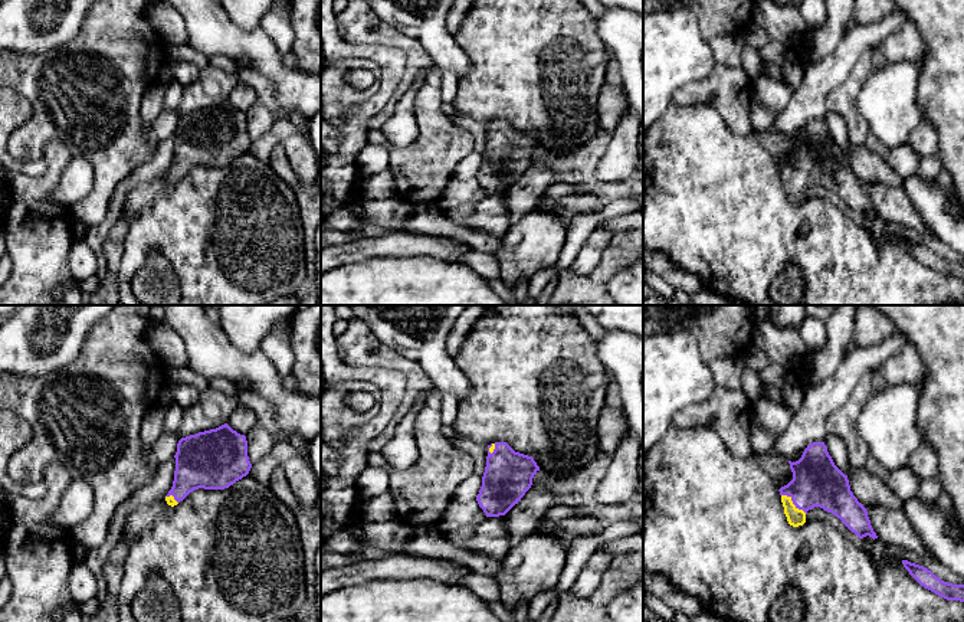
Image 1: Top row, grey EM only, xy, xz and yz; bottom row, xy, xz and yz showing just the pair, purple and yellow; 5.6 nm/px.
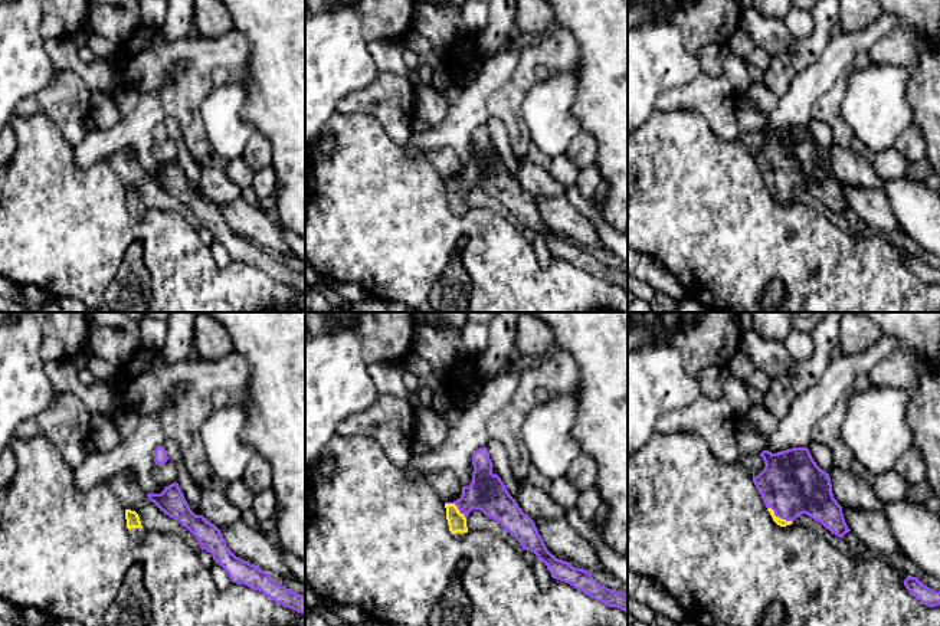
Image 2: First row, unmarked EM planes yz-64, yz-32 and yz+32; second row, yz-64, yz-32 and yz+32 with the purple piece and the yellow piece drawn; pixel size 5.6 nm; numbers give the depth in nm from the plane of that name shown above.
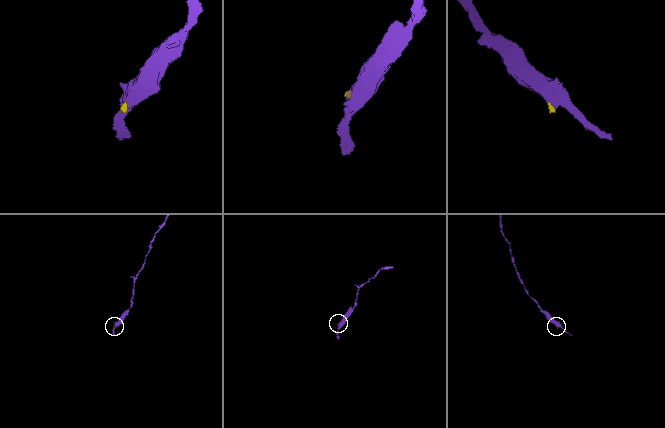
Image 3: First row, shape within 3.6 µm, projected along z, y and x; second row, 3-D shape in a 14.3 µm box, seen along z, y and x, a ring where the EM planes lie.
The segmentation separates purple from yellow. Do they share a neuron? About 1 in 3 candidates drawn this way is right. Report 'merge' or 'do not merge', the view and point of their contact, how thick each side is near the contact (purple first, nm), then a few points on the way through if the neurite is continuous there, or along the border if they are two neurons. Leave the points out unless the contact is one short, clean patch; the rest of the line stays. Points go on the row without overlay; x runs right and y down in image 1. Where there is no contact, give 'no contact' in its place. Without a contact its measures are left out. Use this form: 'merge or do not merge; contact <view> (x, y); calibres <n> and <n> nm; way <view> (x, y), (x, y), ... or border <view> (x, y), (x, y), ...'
merge; contact yz (793, 180); calibres 280 and 100 nm; way yz (816, 159), (793, 180), (796, 195)

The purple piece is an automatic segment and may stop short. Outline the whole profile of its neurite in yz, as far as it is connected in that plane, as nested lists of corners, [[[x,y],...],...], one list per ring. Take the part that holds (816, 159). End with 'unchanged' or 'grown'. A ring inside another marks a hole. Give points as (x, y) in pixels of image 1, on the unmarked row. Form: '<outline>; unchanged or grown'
[[[824,120],[807,122],[801,135],[788,141],[793,157],[778,168],[790,203],[803,203],[807,189],[820,184],[840,196],[859,216],[878,216],[866,186],[850,168],[847,153],[835,143]]]; grown

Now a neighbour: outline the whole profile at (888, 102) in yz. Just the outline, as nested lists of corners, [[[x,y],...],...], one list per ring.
[[[886,62],[882,68],[872,68],[858,95],[858,108],[869,132],[891,150],[908,143],[915,127],[924,120],[922,108],[917,102],[919,72],[921,62]]]

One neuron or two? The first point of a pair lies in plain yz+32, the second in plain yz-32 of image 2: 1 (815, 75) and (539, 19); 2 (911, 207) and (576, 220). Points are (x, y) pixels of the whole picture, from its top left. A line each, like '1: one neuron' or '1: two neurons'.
1: two neurons
2: two neurons

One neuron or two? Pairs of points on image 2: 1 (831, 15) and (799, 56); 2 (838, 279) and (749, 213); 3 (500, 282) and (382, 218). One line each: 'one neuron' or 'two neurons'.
1: one neuron
2: one neuron
3: one neuron

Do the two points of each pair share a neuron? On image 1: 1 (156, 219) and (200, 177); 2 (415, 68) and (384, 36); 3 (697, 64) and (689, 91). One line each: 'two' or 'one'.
1: one
2: one
3: two

